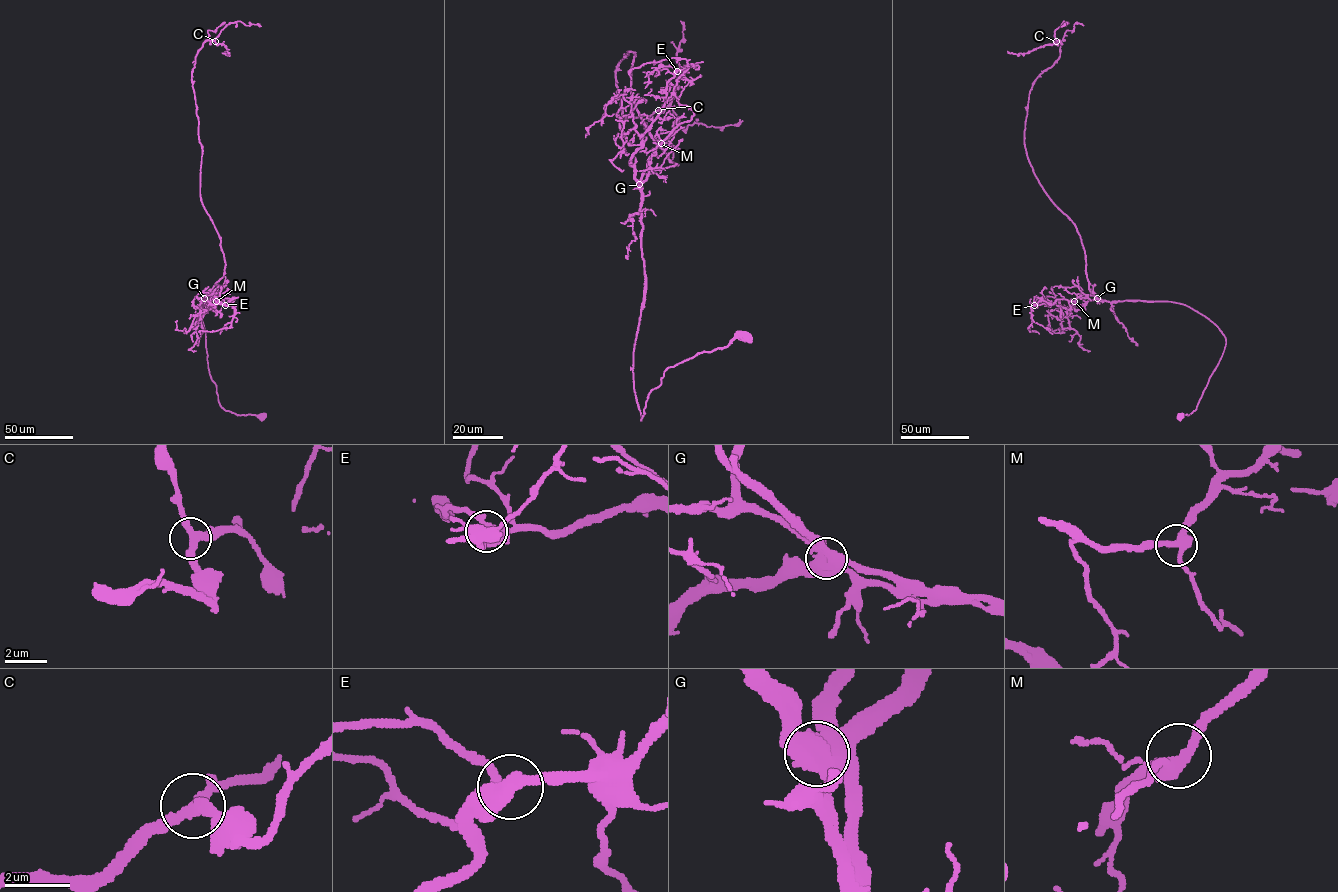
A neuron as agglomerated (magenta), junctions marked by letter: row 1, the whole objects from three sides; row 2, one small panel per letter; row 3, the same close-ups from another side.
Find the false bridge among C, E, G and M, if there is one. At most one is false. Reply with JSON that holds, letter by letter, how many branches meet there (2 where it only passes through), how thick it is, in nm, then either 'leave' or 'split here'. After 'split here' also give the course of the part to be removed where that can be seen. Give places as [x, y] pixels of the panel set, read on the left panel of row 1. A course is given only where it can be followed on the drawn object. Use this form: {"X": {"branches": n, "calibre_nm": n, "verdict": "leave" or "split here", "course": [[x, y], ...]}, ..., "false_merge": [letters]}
{"C": {"branches": 3, "calibre_nm": 280, "verdict": "leave"}, "E": {"branches": 3, "calibre_nm": 420, "verdict": "leave"}, "G": {"branches": 3, "calibre_nm": 550, "verdict": "split here", "course": [[204, 298], [211, 295], [216, 301], [234, 299], [232, 302], [225, 303], [219, 296], [220, 288]]}, "M": {"branches": 3, "calibre_nm": 360, "verdict": "leave"}, "false_merge": ["G"]}

